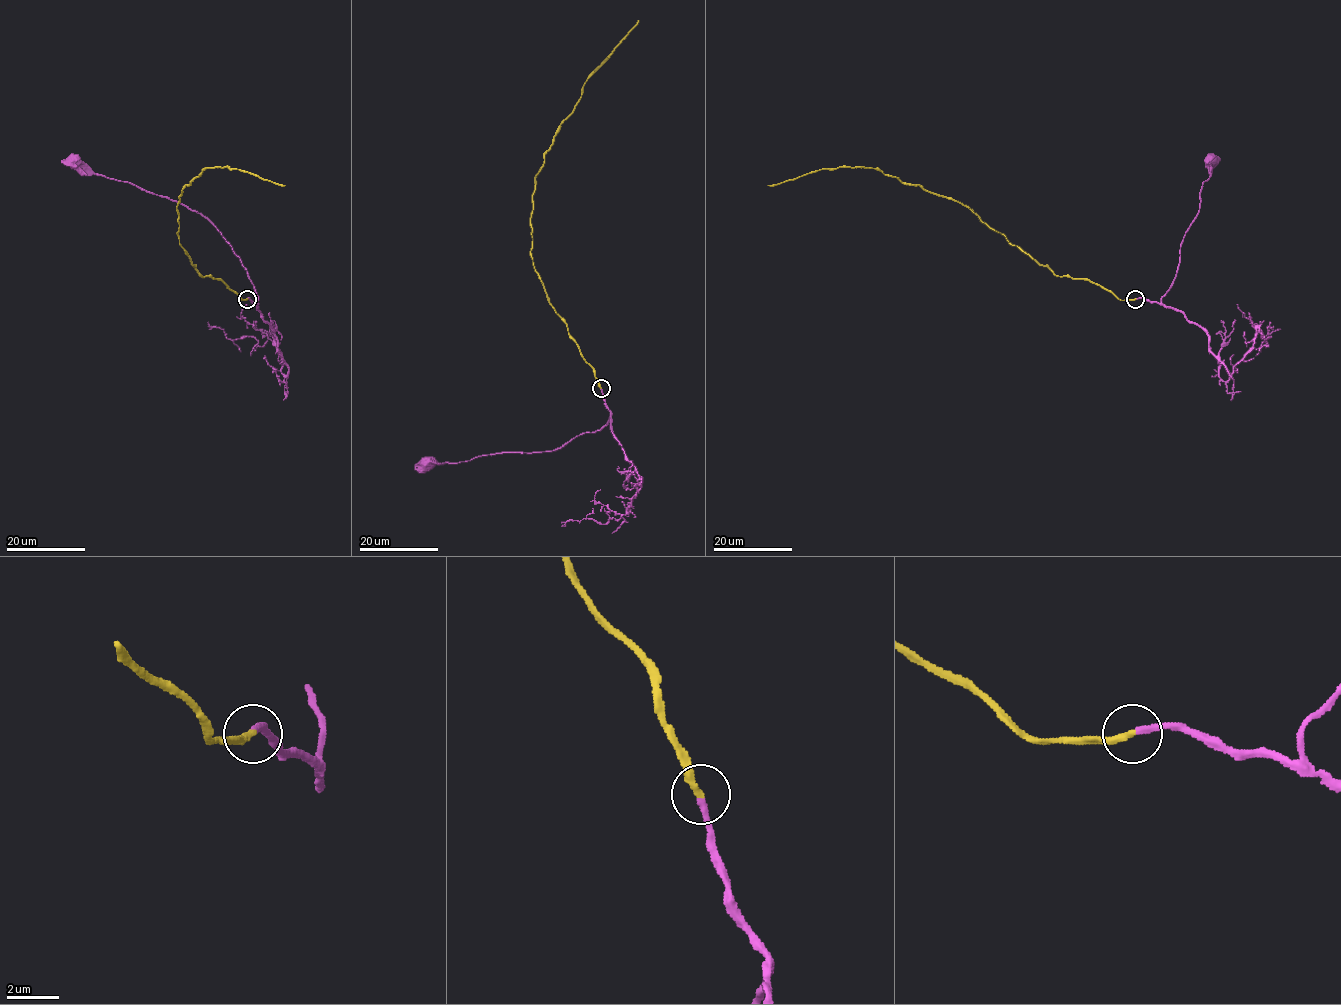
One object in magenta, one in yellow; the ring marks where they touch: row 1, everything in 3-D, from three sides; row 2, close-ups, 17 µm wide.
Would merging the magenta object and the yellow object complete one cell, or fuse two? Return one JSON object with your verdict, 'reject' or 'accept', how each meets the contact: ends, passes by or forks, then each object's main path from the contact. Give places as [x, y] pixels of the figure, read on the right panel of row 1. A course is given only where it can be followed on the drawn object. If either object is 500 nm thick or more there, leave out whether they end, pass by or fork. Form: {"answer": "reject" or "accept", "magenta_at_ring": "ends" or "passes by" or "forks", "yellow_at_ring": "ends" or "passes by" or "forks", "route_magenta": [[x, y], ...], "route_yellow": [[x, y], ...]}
{"answer": "accept", "magenta_at_ring": "ends", "yellow_at_ring": "ends", "route_magenta": [[1136, 299], [1159, 303], [1168, 289], [1179, 264], [1180, 244], [1198, 213], [1202, 183], [1210, 175], [1209, 161]], "route_yellow": [[1136, 299], [1120, 300], [1086, 279], [1057, 276], [967, 207], [873, 168], [822, 168], [768, 185]]}

